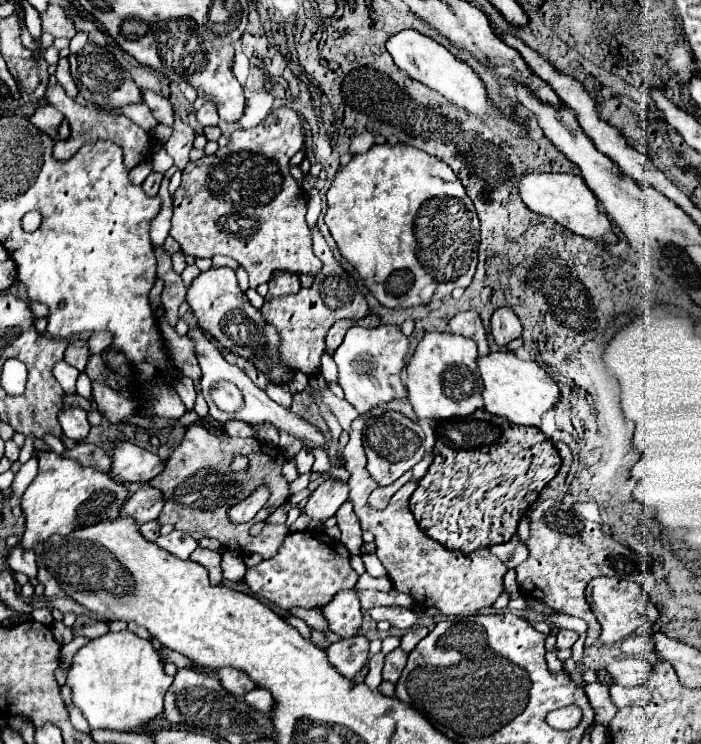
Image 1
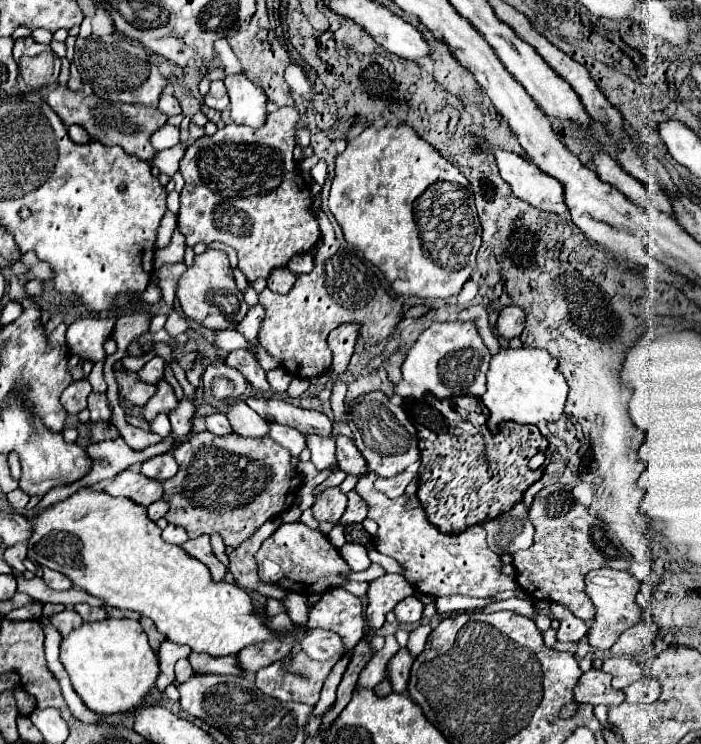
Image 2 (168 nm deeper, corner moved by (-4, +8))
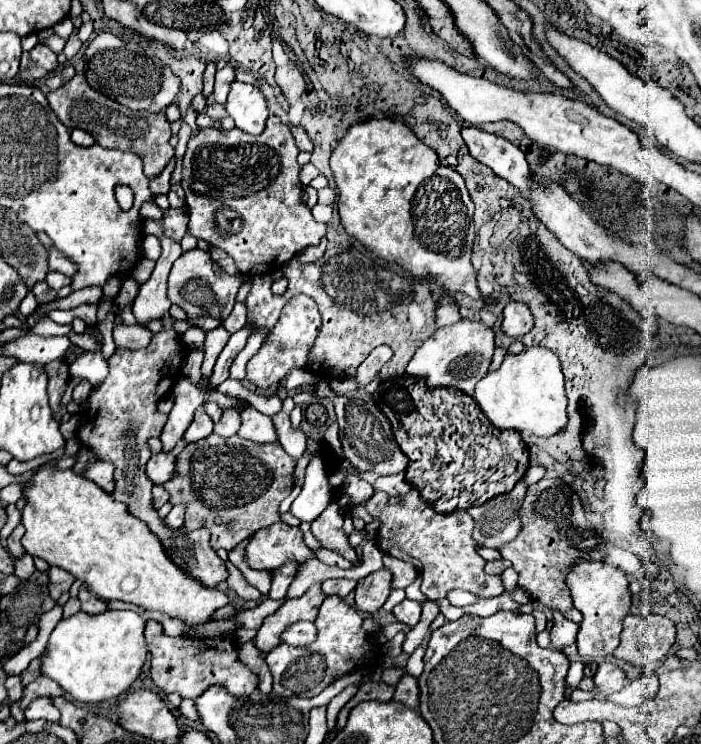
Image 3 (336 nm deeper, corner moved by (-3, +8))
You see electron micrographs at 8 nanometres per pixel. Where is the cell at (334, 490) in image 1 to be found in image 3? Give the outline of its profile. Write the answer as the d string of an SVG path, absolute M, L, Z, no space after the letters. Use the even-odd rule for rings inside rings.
M333 500L323 512L321 516L317 516L311 524L311 532L315 534L315 538L323 544L323 548L331 548L341 552L347 560L355 562L357 560L357 552L349 546L347 536L343 532L343 516L341 516L341 508L337 504L337 500Z

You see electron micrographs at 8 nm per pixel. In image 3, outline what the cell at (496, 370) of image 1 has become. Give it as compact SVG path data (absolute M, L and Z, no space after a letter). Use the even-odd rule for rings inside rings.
M535 346L521 354L507 354L499 370L487 372L487 376L477 382L473 398L493 426L501 430L529 430L537 436L553 436L567 424L567 398L563 384L565 378L559 358L549 348Z

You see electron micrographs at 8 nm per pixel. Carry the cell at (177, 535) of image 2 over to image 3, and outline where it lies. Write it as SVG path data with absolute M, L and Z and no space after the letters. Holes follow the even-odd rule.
M173 506L173 510L165 516L167 528L179 530L183 526L183 514L185 514L185 506Z

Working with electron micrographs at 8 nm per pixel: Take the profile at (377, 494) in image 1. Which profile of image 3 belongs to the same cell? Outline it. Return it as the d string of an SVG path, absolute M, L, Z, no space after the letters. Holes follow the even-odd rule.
M399 472L393 476L379 476L373 486L375 490L387 492L389 496L405 496L411 490L411 484L405 480L405 472Z

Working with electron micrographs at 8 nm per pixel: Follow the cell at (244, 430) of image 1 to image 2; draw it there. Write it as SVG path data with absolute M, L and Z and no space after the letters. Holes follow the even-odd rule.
M220 412L208 414L204 420L206 420L206 430L208 432L214 432L214 434L228 434L228 432L232 432L232 426L228 424L226 416L220 414Z

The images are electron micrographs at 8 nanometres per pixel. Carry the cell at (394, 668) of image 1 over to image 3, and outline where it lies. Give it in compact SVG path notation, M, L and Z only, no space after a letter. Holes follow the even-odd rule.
M403 674L401 680L395 686L395 700L407 704L409 708L417 710L419 706L419 688L417 688L417 678L411 674Z

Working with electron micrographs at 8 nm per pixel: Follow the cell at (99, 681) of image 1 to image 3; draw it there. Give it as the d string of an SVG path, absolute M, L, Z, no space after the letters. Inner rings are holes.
M107 610L95 616L77 612L51 632L49 656L41 664L41 672L79 702L99 704L117 698L139 678L147 660L144 629L145 620L131 610Z

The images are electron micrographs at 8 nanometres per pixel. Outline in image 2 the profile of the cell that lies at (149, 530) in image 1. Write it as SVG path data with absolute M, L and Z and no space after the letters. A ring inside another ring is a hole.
M156 500L156 502L152 502L146 510L148 510L148 518L156 522L158 518L162 518L162 516L168 512L168 504L166 504L164 500Z

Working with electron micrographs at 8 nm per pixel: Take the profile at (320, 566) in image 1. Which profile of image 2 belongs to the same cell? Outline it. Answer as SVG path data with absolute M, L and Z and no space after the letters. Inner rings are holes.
M302 522L282 524L270 538L262 542L254 558L258 562L258 574L262 582L278 584L286 590L302 592L306 596L312 592L326 592L328 588L340 586L344 582L340 574L350 572L348 564L342 560L330 540L318 530L310 530Z

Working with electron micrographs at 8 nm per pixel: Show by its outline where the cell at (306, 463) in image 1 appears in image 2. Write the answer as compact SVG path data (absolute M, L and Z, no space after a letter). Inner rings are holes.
M270 424L268 434L270 434L270 438L274 442L278 442L284 448L288 448L292 456L300 456L300 452L306 446L306 438L300 432L296 432L294 428L284 428L282 424Z

